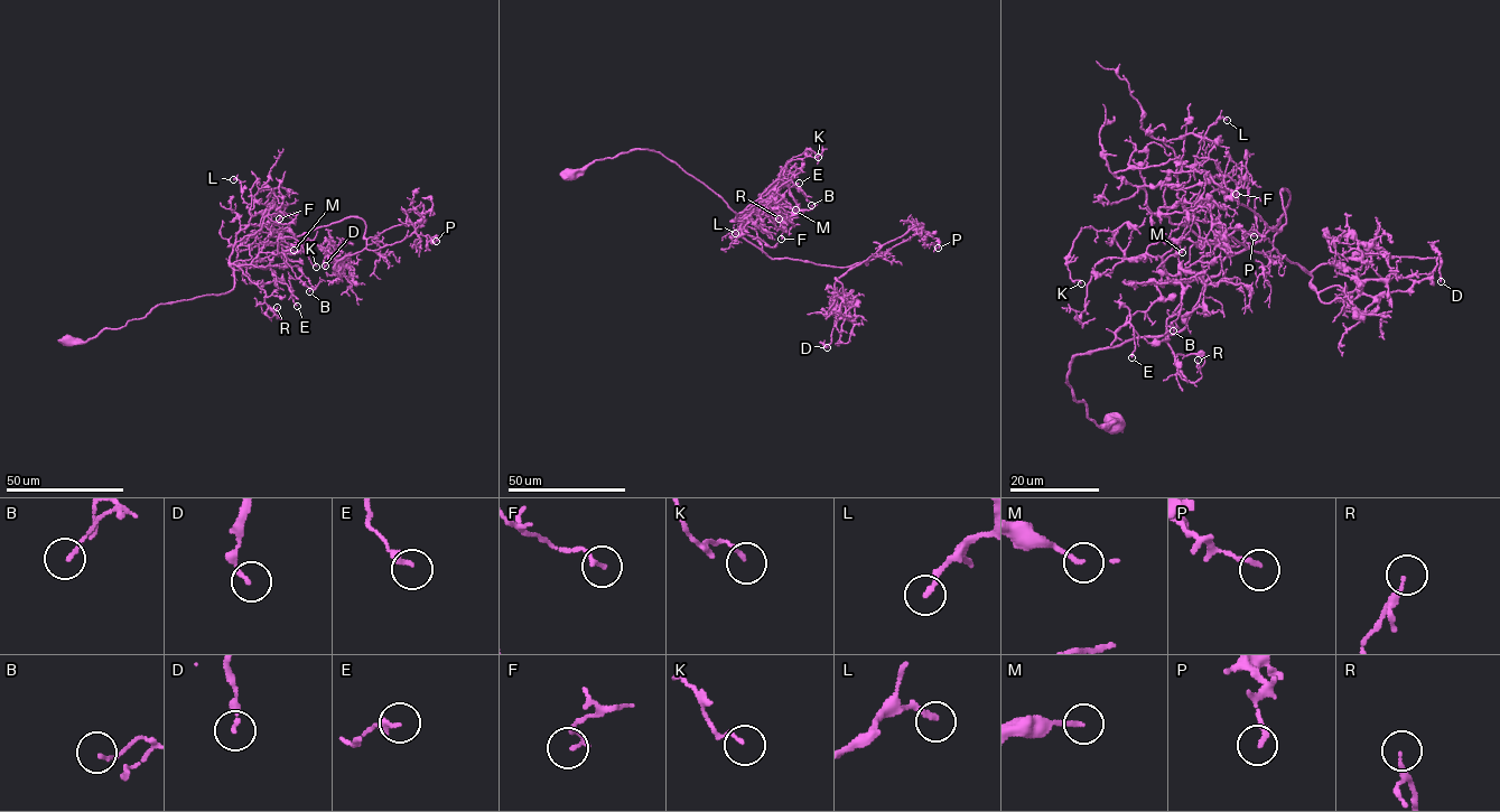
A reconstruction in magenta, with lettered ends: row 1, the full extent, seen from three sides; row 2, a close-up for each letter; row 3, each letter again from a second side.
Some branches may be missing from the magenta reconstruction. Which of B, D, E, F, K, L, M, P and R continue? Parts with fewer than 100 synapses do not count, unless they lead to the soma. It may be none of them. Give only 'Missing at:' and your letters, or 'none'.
Missing at: none

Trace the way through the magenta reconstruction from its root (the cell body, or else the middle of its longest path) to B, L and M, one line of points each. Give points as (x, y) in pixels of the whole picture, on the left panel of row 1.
B: (71, 339), (121, 328), (159, 305), (227, 294), (232, 264), (296, 266), (314, 287), (309, 291)
L: (71, 339), (121, 328), (159, 305), (230, 291), (230, 257), (252, 215), (233, 179)
M: (71, 339), (121, 328), (159, 305), (227, 294), (232, 264), (264, 268), (294, 250)

